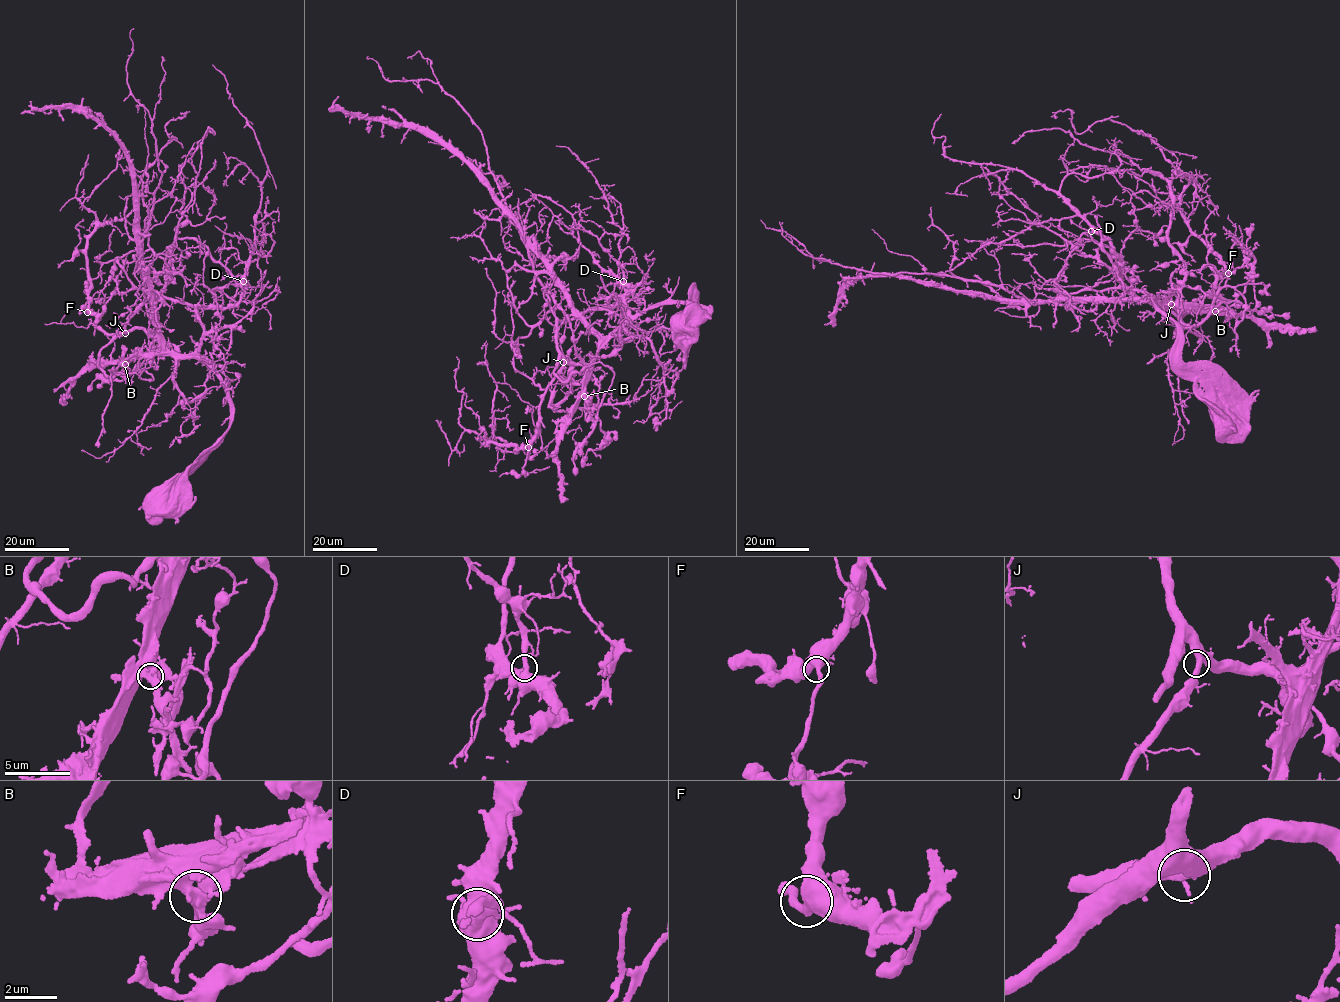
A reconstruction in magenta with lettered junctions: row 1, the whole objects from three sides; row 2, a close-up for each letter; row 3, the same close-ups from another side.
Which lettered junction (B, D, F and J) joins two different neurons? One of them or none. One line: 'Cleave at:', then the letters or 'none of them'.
Cleave at: B

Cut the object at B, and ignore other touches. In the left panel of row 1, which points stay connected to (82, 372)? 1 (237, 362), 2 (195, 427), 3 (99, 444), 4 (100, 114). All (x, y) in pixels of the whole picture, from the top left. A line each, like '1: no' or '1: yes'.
1: yes
2: no
3: yes
4: yes

